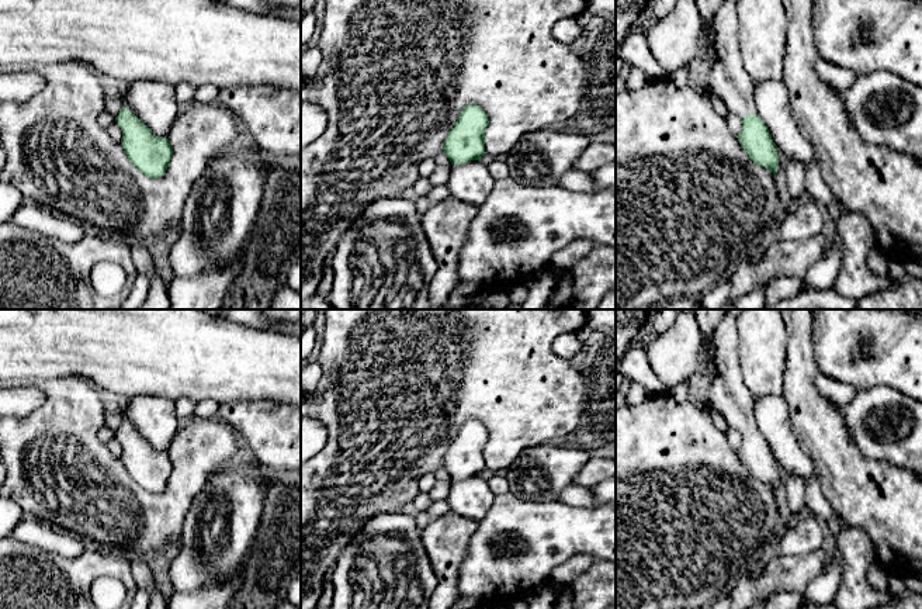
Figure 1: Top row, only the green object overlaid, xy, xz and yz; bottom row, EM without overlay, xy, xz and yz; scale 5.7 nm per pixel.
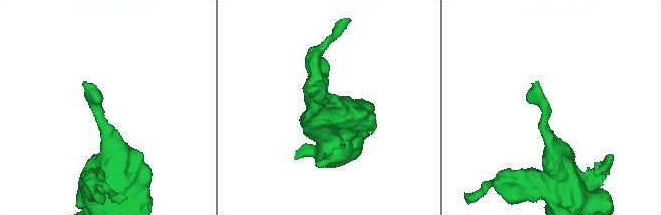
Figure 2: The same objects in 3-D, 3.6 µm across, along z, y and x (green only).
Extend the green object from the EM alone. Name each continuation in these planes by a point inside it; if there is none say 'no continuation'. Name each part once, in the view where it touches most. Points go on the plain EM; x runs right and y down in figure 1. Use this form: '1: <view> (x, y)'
1: yz (728, 395)

